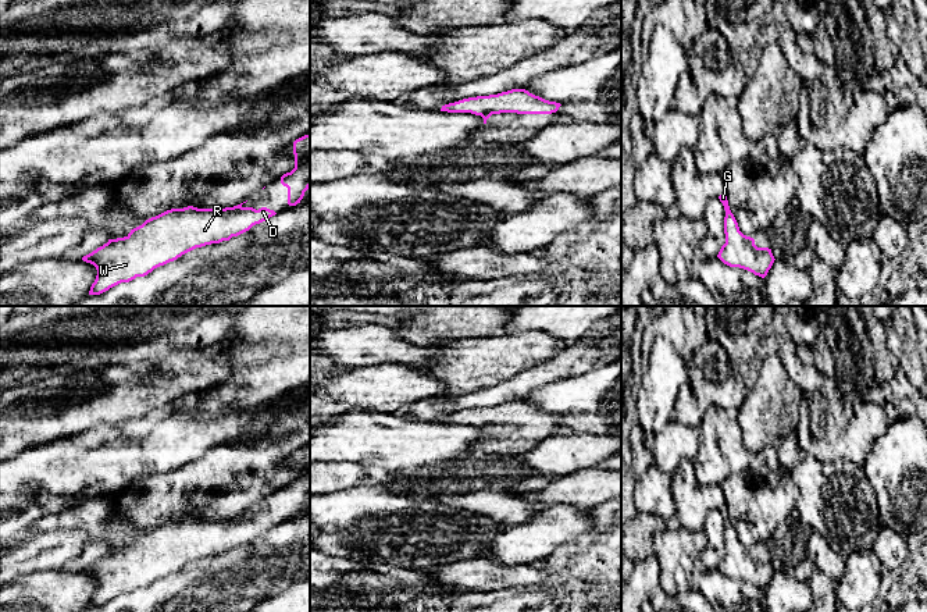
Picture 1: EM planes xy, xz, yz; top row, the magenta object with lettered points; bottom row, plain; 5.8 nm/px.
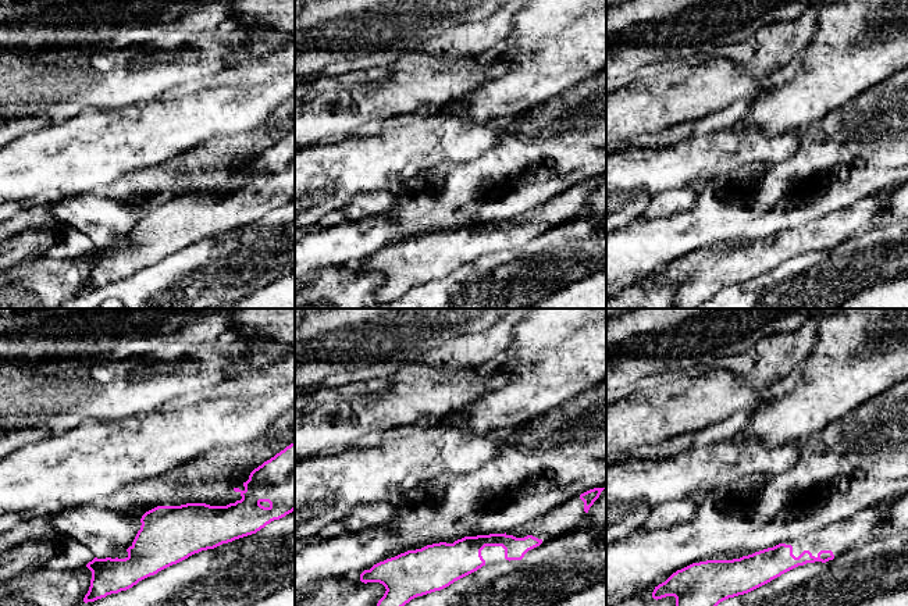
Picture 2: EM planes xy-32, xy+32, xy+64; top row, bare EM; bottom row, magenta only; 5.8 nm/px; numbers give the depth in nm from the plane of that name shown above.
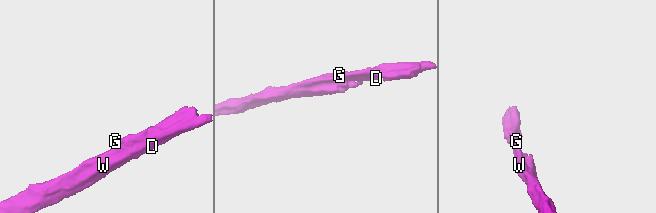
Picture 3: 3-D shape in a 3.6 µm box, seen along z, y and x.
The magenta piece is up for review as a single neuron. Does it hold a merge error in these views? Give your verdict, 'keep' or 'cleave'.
keep

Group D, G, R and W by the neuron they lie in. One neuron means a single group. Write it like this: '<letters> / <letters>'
D G R W

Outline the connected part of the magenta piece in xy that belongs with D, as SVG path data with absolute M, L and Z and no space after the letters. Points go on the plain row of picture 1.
M243 519L171 520L146 531L124 549L107 555L82 569L96 579L97 587L89 606L145 588L154 580L206 556L229 552L275 527L274 522Z

